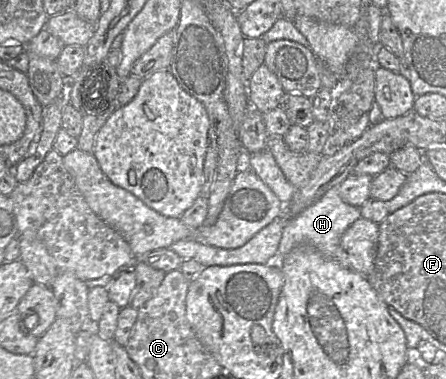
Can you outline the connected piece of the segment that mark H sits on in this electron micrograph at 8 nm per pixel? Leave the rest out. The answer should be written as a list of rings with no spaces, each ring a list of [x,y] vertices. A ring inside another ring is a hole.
[[[335,186],[328,190],[317,202],[294,217],[286,218],[287,212],[285,206],[283,206],[283,213],[257,232],[242,247],[223,249],[195,241],[180,240],[173,243],[169,249],[183,260],[193,259],[204,267],[237,264],[265,265],[276,258],[283,259],[298,246],[309,246],[319,252],[324,259],[339,263],[341,237],[356,220],[361,218],[360,208],[345,203],[340,197],[339,186]]]

